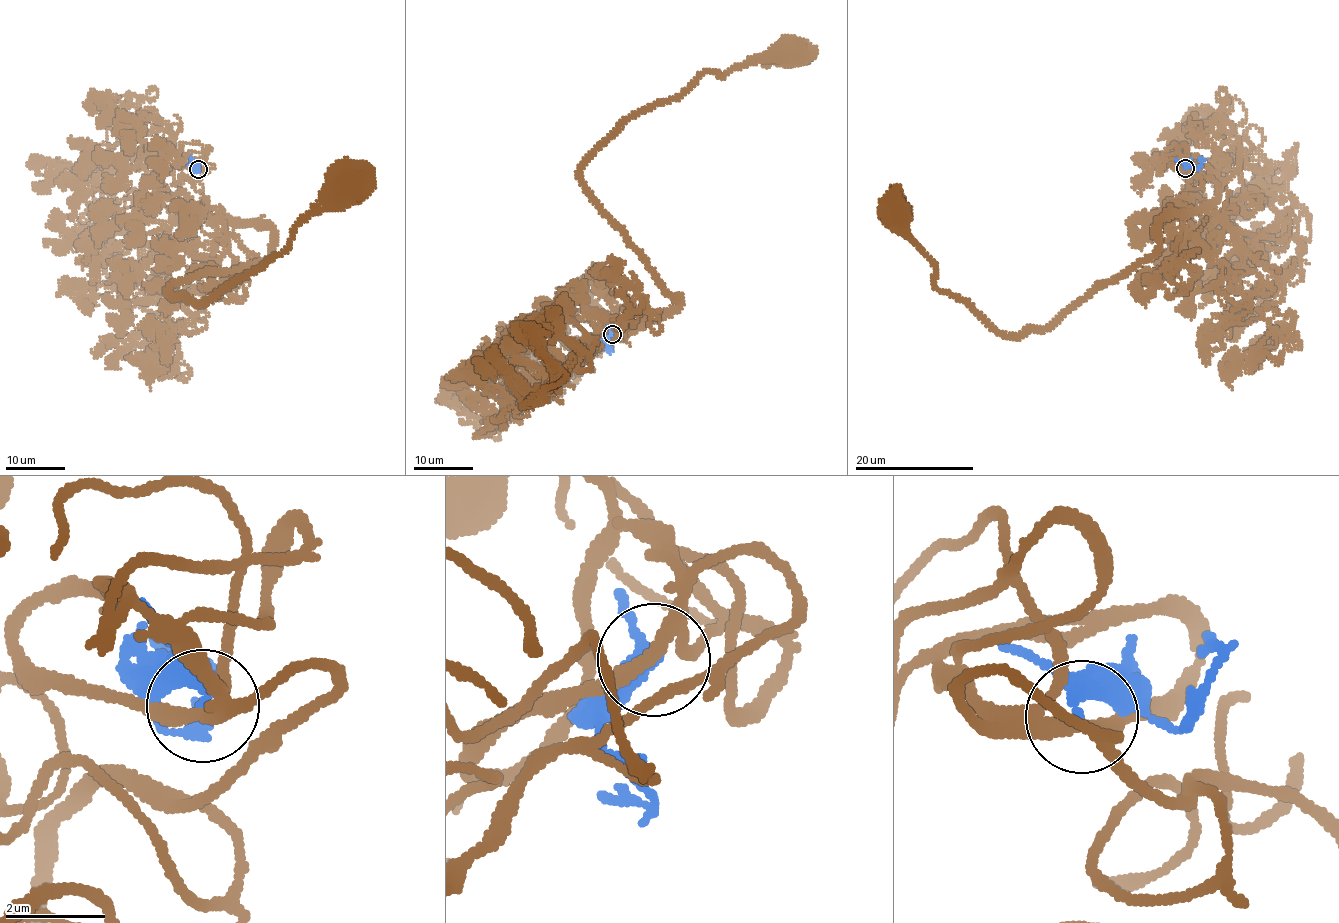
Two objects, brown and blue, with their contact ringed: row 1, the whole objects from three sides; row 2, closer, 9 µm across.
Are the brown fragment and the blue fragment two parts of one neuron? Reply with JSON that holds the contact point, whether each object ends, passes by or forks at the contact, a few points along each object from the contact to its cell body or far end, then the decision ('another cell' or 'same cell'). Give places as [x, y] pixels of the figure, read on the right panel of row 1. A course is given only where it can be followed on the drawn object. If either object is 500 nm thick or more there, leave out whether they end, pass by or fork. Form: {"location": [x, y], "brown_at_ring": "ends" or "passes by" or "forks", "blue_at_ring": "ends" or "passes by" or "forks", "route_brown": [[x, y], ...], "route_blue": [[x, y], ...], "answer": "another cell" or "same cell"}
{"location": [1185, 168], "brown_at_ring": "forks", "blue_at_ring": "passes by", "route_brown": [[1186, 167], [1171, 166], [1209, 176], [1218, 198], [1171, 213], [1150, 256], [1017, 334], [942, 292], [895, 211]], "route_blue": [[1186, 167], [1189, 165], [1197, 170], [1200, 159]], "answer": "another cell"}

